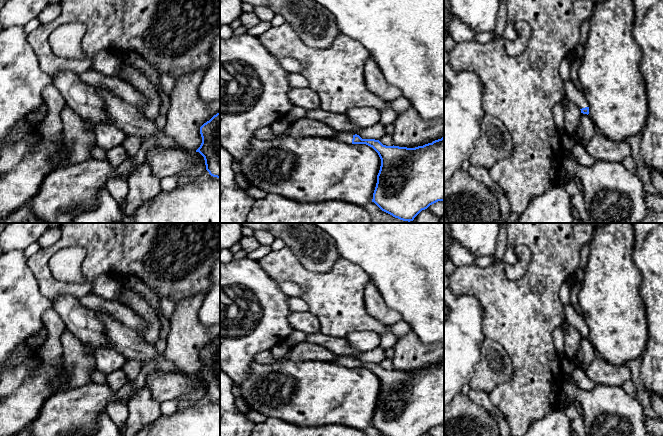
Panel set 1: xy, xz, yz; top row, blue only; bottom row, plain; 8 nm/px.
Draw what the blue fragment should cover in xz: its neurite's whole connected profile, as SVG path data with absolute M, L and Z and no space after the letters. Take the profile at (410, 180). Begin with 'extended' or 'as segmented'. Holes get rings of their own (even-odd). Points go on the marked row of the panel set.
extended; M348 131L337 132L336 139L366 144L378 153L381 166L372 202L382 211L410 222L430 205L444 201L444 136L415 148L386 146Z

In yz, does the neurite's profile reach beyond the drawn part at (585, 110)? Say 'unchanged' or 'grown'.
grown

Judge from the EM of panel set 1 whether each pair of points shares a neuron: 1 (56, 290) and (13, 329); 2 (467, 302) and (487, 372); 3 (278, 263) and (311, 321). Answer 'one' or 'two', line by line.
1: two
2: two
3: two

